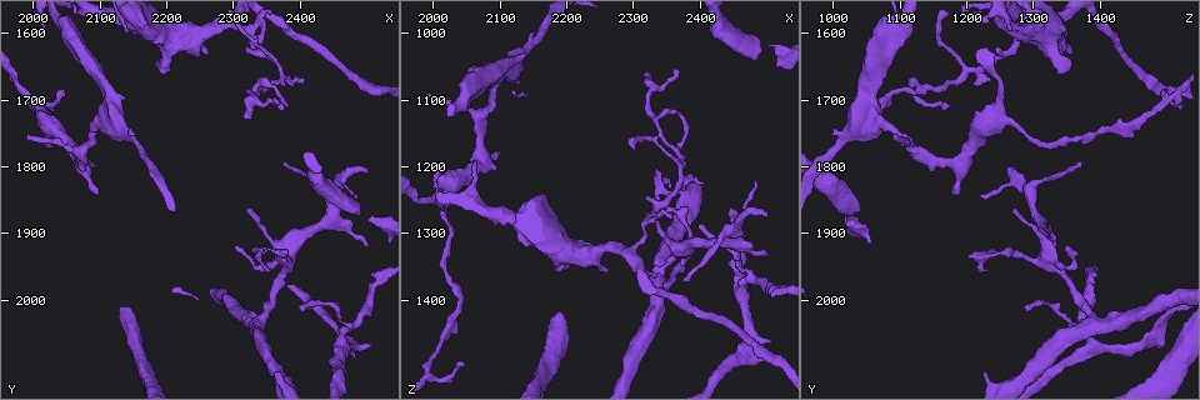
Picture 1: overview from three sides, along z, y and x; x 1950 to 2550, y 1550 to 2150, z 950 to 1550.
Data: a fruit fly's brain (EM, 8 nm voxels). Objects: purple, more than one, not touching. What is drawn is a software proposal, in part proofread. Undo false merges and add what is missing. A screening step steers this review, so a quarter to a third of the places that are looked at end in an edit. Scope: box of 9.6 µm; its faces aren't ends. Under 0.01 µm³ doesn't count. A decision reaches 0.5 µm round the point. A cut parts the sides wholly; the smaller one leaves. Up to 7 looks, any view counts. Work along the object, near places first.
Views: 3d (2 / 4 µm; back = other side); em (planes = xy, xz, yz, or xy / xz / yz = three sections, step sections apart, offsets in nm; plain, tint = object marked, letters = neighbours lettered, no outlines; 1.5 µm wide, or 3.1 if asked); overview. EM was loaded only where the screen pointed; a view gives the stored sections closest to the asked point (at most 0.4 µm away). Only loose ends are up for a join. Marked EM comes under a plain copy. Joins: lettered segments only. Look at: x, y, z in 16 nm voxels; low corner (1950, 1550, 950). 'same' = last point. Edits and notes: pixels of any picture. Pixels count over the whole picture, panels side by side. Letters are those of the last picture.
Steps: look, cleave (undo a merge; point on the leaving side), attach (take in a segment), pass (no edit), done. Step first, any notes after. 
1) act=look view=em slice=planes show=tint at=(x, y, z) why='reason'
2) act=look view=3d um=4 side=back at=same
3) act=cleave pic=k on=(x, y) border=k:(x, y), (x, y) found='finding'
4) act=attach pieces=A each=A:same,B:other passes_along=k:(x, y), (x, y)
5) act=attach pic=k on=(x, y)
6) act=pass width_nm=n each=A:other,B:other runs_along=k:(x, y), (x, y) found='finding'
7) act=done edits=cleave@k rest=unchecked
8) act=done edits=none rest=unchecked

act=look view=3d um=2 at=(2500, 1810, 1280) why='an open end'

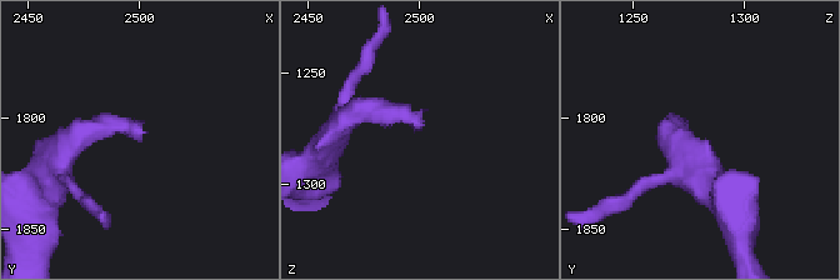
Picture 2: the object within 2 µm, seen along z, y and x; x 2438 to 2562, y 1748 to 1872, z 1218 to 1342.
act=look view=em slice=xz step=8 show=letters at=(2501, 1809, 1275) why='now the EM'

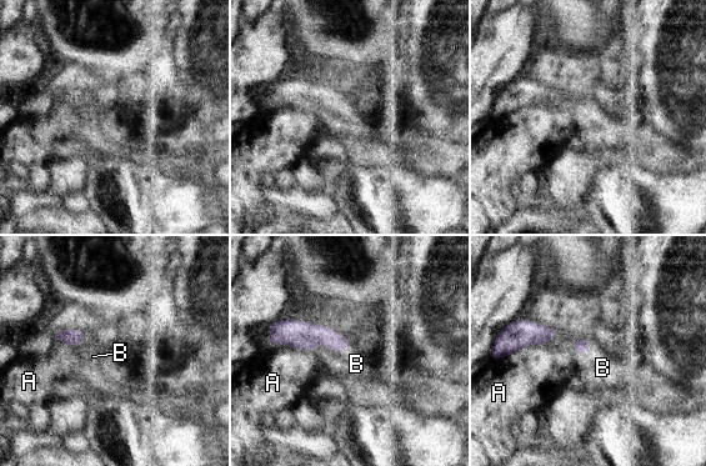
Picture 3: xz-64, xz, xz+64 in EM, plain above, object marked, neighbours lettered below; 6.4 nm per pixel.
act=look view=em slice=yz step=4 show=letters at=same why='cut it another way'

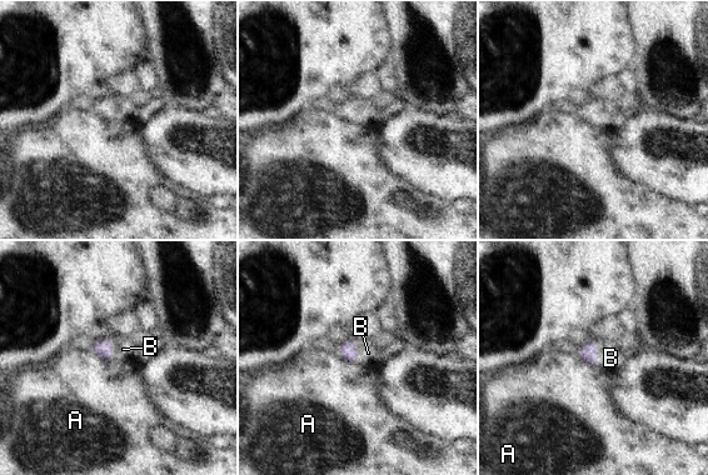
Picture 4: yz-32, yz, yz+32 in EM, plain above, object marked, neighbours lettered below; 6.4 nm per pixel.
act=attach pic=4 on=(611, 358) each=A:other,B:same found='it goes on there'

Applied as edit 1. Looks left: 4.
act=look view=3d um=2 side=back at=(1995, 1755, 1090) why='branch stops here'

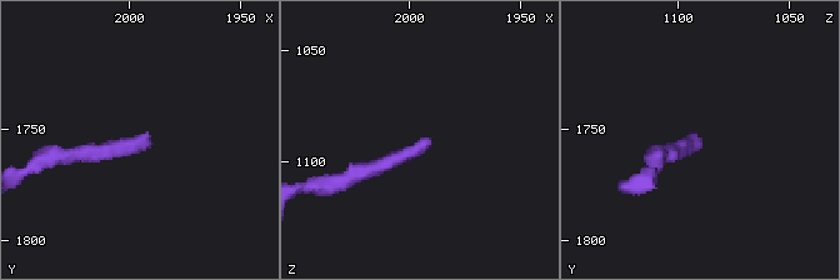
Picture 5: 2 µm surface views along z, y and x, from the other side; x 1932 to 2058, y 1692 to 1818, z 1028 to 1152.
act=look view=em slice=yz step=8 show=letters at=(1991, 1758, 1089) why='shape alone is not enough'

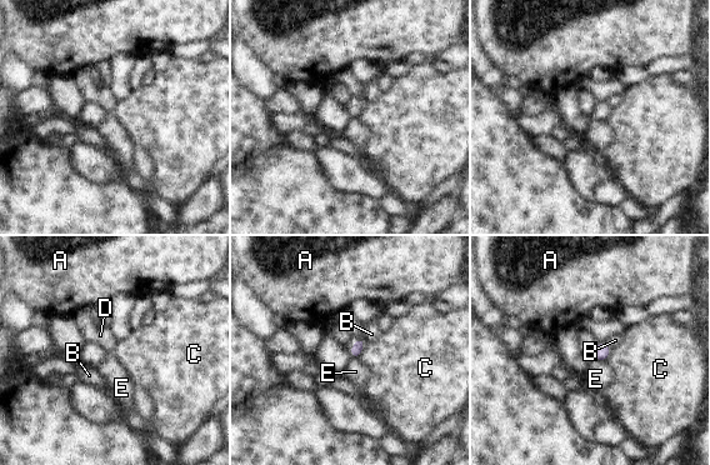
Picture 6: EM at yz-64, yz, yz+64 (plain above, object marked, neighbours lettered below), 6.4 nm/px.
act=look view=em slice=planes show=letters at=same

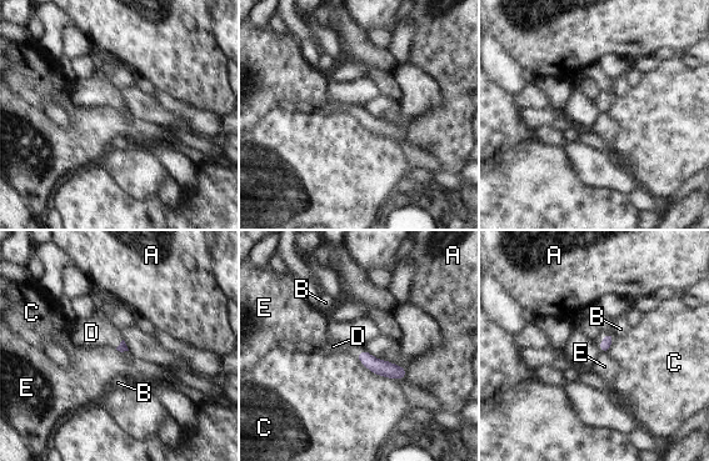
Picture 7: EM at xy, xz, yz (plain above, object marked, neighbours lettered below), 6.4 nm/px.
act=attach pic=7 on=(333, 346) each=A:other,B:other,C:other,D:same,E:other passes_along=7:(382, 367), (358, 352), (333, 346) found='it goes on there'

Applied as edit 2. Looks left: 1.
act=done edits=attach@4,attach@7 rest=unchecked

